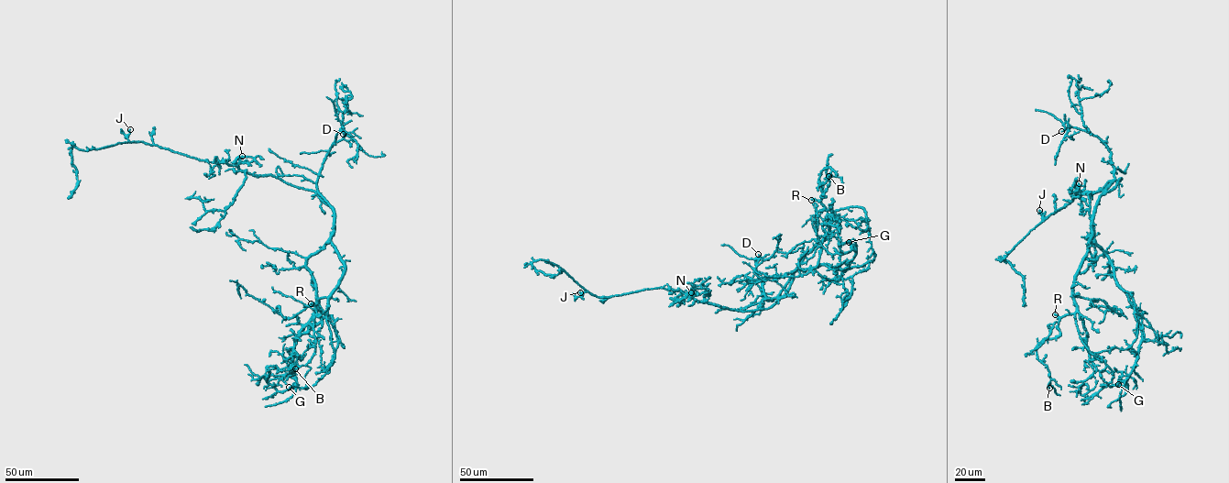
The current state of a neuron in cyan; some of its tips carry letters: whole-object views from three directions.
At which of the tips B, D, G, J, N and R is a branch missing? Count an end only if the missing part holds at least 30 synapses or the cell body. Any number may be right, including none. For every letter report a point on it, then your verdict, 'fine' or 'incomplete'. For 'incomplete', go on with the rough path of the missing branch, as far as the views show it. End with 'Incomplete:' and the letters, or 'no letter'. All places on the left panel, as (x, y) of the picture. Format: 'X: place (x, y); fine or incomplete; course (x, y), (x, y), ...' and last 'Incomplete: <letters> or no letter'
B: place (295, 368); fine
D: place (343, 134); fine
G: place (289, 387); fine
J: place (130, 129); fine
N: place (242, 156); fine
R: place (311, 303); fine
Incomplete: no letter

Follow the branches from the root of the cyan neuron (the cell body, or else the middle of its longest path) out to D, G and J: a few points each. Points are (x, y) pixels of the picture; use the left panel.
D: (308, 189), (317, 192), (316, 180), (323, 160), (338, 131), (343, 134)
G: (308, 189), (332, 207), (333, 233), (307, 260), (317, 303), (296, 338), (297, 384), (289, 387)
J: (308, 189), (272, 176), (246, 173), (235, 165), (200, 159), (144, 142), (130, 142), (127, 137), (130, 129)

